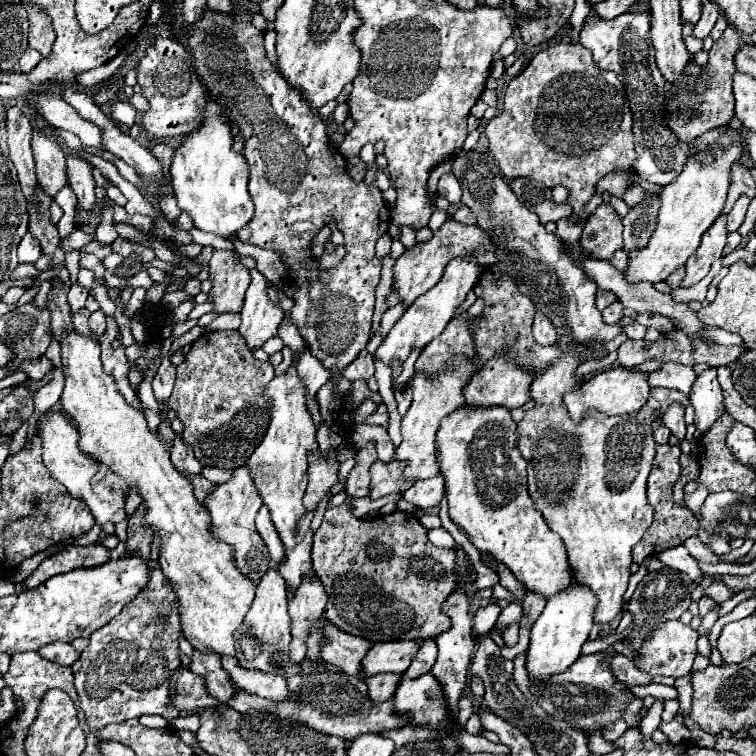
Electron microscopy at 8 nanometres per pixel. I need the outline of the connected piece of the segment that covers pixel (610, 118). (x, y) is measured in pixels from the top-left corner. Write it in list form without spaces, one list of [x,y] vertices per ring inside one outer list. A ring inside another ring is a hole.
[[[555,43],[545,51],[539,51],[531,63],[507,85],[503,95],[503,111],[487,123],[485,135],[489,139],[489,151],[495,155],[507,181],[527,177],[551,189],[555,185],[567,187],[569,203],[579,219],[589,217],[583,207],[593,197],[593,187],[597,181],[607,173],[631,169],[635,161],[631,109],[623,85],[615,73],[601,71],[597,63],[593,63],[591,51],[579,43]]]

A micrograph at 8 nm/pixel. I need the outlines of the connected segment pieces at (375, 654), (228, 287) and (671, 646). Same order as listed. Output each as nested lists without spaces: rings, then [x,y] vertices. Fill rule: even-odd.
[[[415,641],[375,643],[363,659],[361,673],[365,677],[373,677],[377,673],[405,673],[417,651],[419,643]]]
[[[213,251],[209,261],[213,289],[209,299],[215,303],[217,313],[239,313],[243,307],[245,291],[251,283],[249,269],[239,263],[235,251]]]
[[[667,621],[661,629],[651,631],[649,637],[643,641],[643,645],[639,649],[633,649],[633,653],[639,657],[635,659],[635,667],[649,673],[651,677],[689,675],[693,659],[697,655],[697,631],[693,631],[689,625],[683,625],[681,621]]]

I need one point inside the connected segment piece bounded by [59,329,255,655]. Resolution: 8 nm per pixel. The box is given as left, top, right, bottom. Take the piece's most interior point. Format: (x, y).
(213, 596)

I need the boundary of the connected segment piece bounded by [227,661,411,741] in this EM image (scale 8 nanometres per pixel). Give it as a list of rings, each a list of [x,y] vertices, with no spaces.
[[[303,661],[301,663],[301,675],[295,675],[291,679],[287,679],[289,683],[289,701],[283,701],[283,703],[271,703],[263,697],[257,697],[257,695],[249,695],[247,691],[239,689],[235,683],[233,683],[233,689],[235,689],[235,697],[227,701],[227,705],[239,713],[245,713],[247,709],[261,709],[261,707],[267,707],[267,709],[273,709],[277,717],[287,717],[287,719],[293,719],[297,723],[303,723],[311,729],[315,729],[317,733],[323,733],[323,735],[337,735],[341,739],[355,739],[363,733],[379,733],[379,731],[385,731],[385,729],[401,729],[405,725],[411,723],[411,715],[397,715],[397,711],[393,711],[393,699],[391,701],[385,701],[385,703],[373,703],[369,699],[369,693],[367,693],[367,685],[365,681],[357,679],[357,677],[349,677],[345,675],[343,671],[339,671],[337,667],[325,663],[325,661],[319,661],[319,663],[309,663],[309,661]]]

